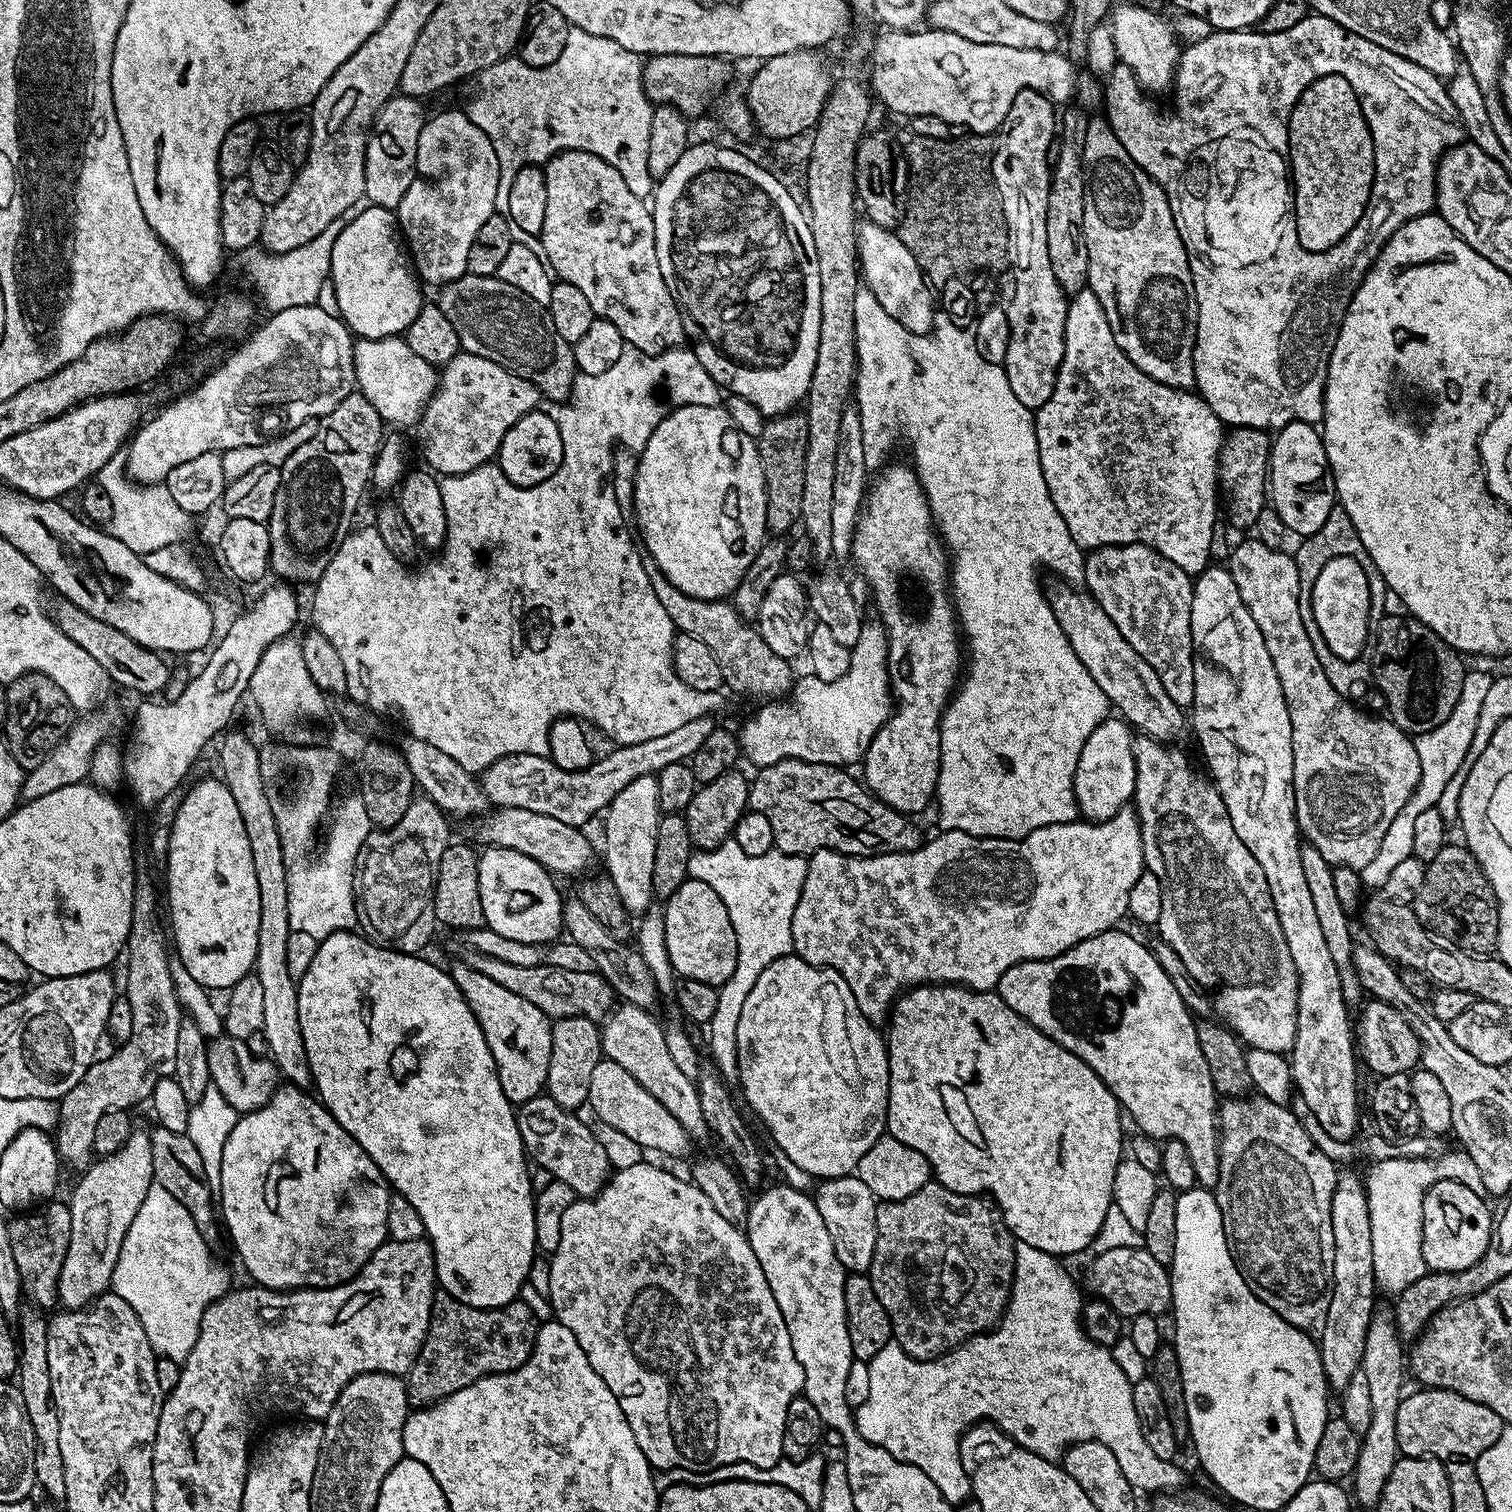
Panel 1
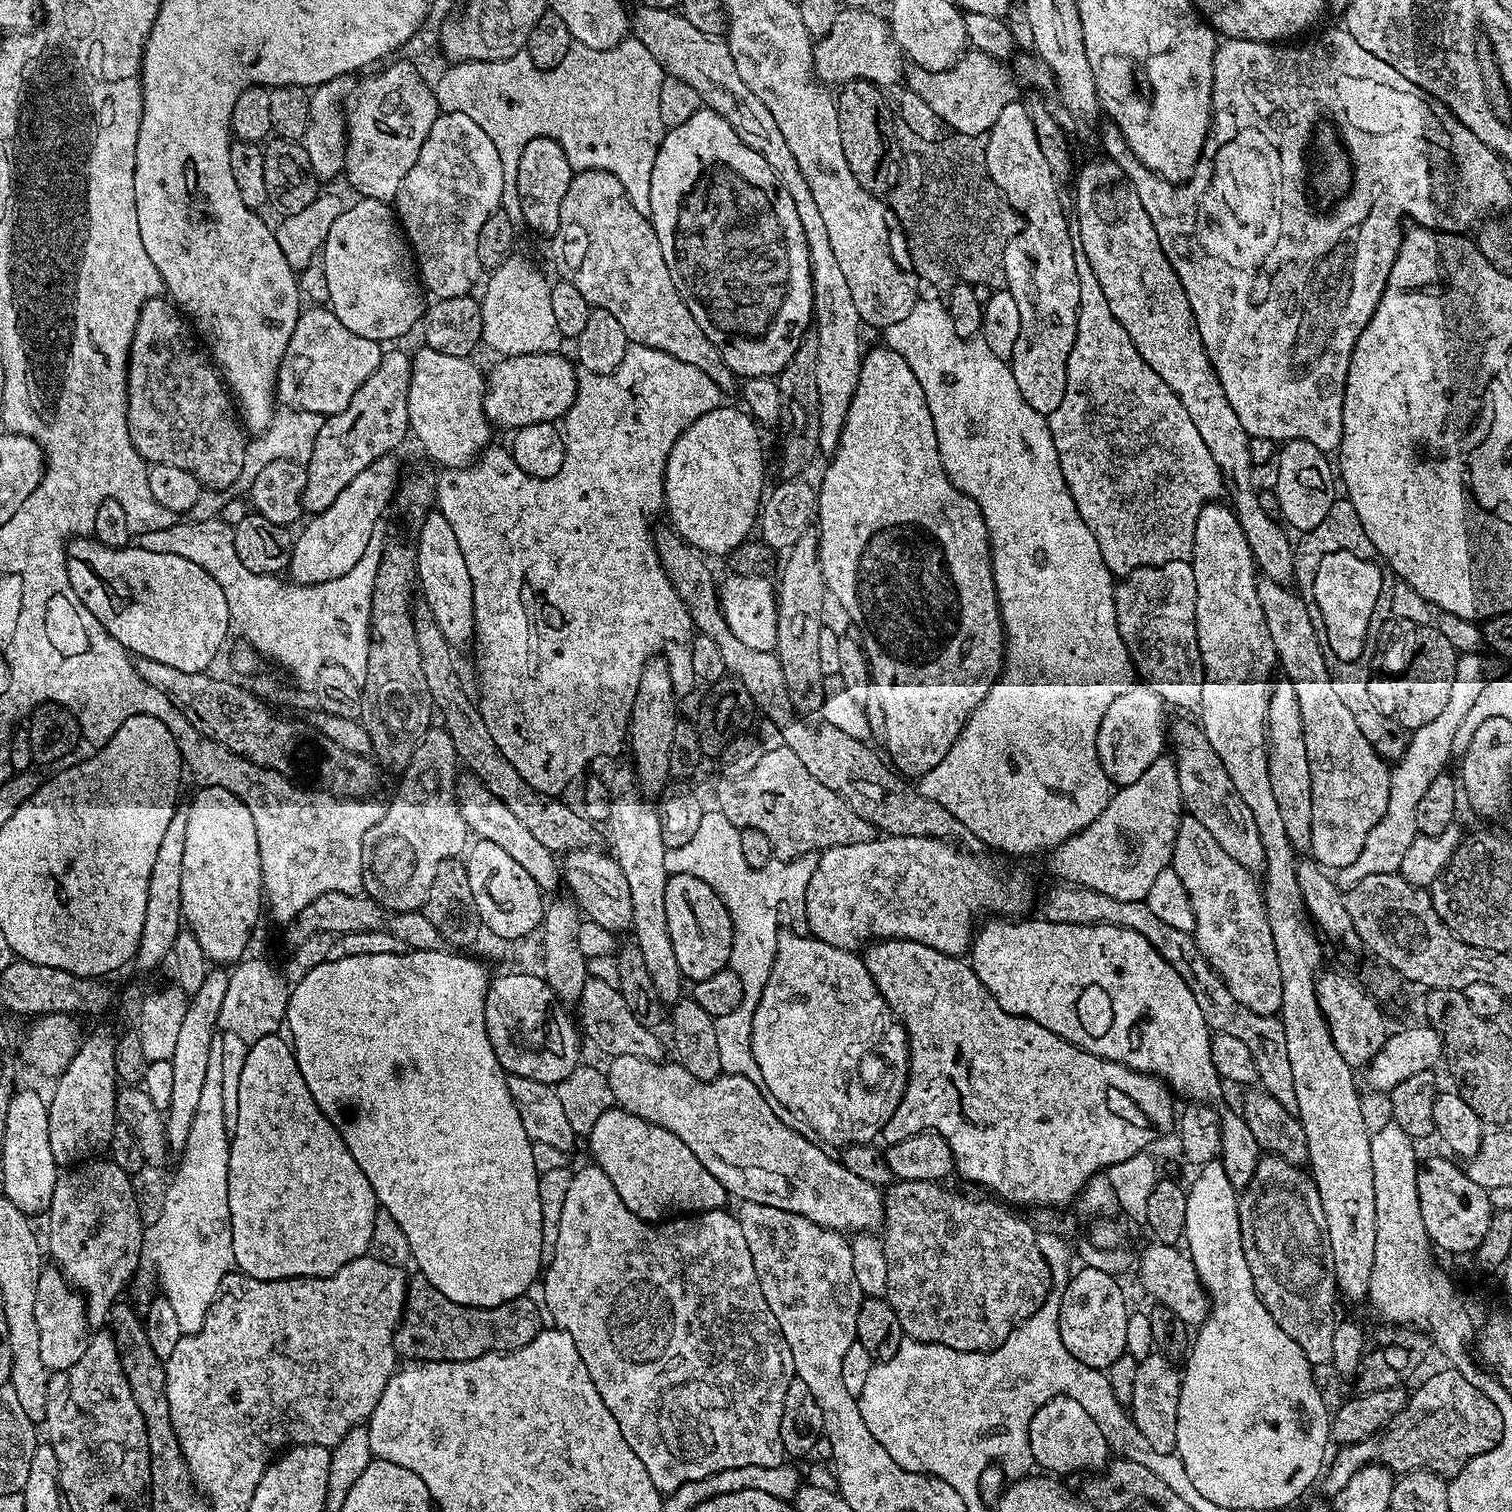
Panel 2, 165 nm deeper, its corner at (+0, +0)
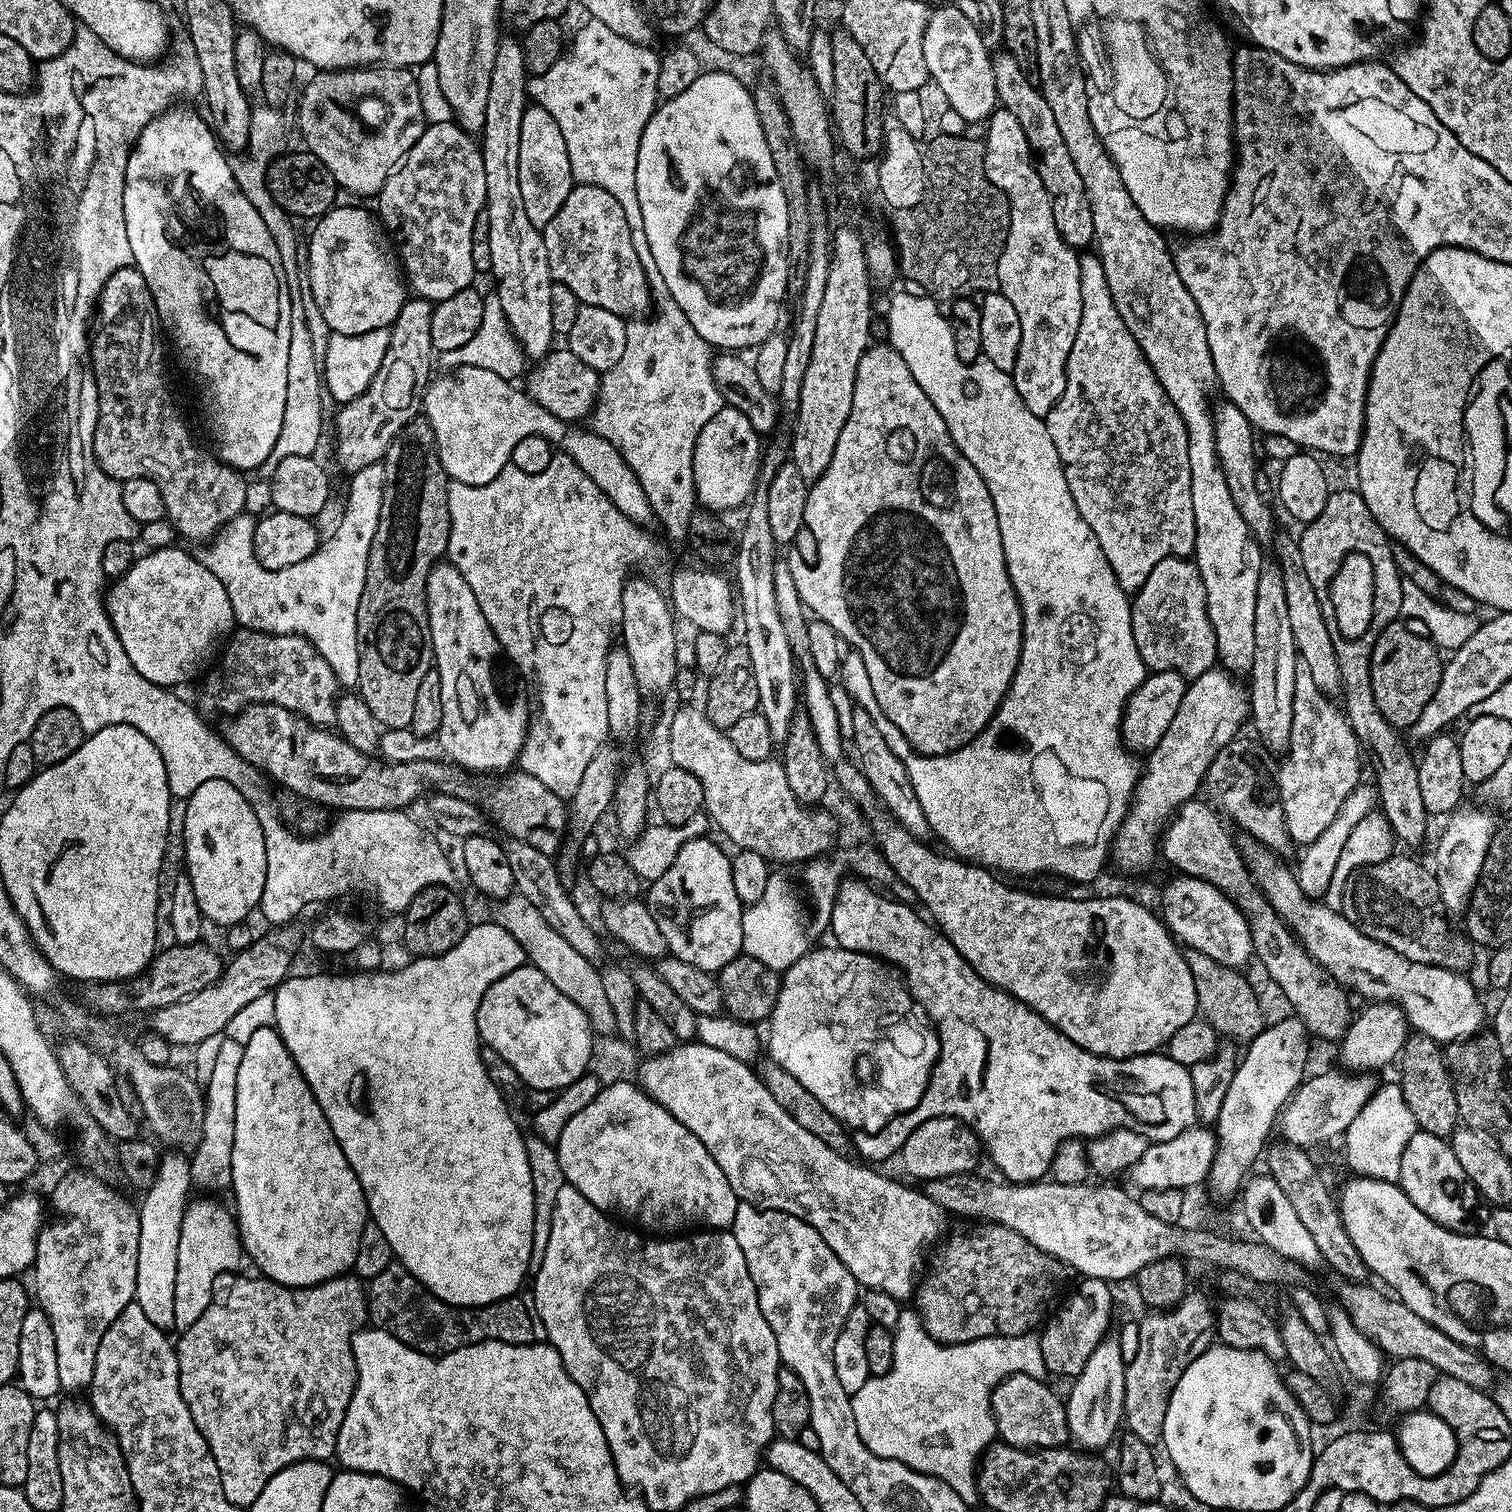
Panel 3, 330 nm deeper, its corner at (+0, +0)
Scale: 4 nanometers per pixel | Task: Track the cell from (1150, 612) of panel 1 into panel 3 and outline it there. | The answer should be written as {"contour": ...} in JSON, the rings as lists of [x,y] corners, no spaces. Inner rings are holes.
{"contour":[[[1168,556],[1142,582],[1130,600],[1132,606],[1132,629],[1138,654],[1145,669],[1152,672],[1176,672],[1185,678],[1201,676],[1210,671],[1217,663],[1216,635],[1210,626],[1206,610],[1206,590],[1202,586],[1202,574],[1191,559],[1179,556]]]}

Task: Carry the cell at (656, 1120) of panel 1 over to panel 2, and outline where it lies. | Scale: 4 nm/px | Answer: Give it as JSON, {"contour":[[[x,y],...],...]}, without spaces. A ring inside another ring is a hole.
{"contour":[[[614,1056],[607,1062],[606,1073],[615,1103],[647,1124],[662,1126],[678,1134],[678,1138],[694,1150],[694,1158],[718,1178],[729,1197],[736,1199],[737,1196],[740,1202],[758,1202],[778,1210],[797,1212],[810,1218],[810,1222],[841,1234],[876,1230],[883,1225],[884,1192],[874,1184],[862,1182],[858,1174],[850,1174],[839,1159],[832,1157],[831,1160],[819,1148],[819,1143],[811,1144],[802,1133],[787,1128],[780,1121],[781,1113],[770,1103],[760,1084],[750,1082],[744,1076],[727,1074],[721,1074],[715,1080],[699,1080],[690,1074],[690,1070],[675,1062],[664,1064],[660,1060],[633,1056]]]}

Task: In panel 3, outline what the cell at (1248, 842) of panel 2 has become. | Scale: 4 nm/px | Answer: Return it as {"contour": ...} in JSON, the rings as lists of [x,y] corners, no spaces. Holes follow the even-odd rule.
{"contour":[[[1253,838],[1244,842],[1239,845],[1239,852],[1256,887],[1291,929],[1301,947],[1336,983],[1365,996],[1365,1001],[1397,1004],[1415,1031],[1441,1046],[1466,1040],[1483,1029],[1480,1027],[1484,1024],[1484,1004],[1464,972],[1408,960],[1390,950],[1390,946],[1362,934],[1339,910],[1305,896],[1298,886],[1295,871],[1289,865],[1287,868],[1280,864],[1281,859],[1273,851]]]}

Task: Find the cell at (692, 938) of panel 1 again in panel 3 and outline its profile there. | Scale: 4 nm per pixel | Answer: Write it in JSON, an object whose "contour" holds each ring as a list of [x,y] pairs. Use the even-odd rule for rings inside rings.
{"contour":[[[709,838],[687,840],[678,850],[674,862],[662,874],[662,878],[651,881],[652,888],[646,895],[648,909],[654,914],[654,922],[658,922],[658,930],[662,930],[662,938],[666,938],[669,953],[682,962],[690,962],[690,966],[698,966],[713,974],[728,965],[734,957],[742,952],[742,918],[745,905],[740,903],[734,890],[732,862],[729,853],[723,852]]]}

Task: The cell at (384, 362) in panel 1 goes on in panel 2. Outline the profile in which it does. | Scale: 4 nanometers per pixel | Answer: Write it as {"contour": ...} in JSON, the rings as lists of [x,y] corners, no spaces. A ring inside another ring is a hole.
{"contour":[[[420,346],[417,352],[411,353],[412,381],[408,383],[408,426],[411,435],[420,439],[424,452],[432,460],[441,464],[441,469],[466,468],[485,448],[494,433],[493,425],[489,424],[484,413],[485,373],[479,372],[466,356],[442,354],[427,346]]]}

